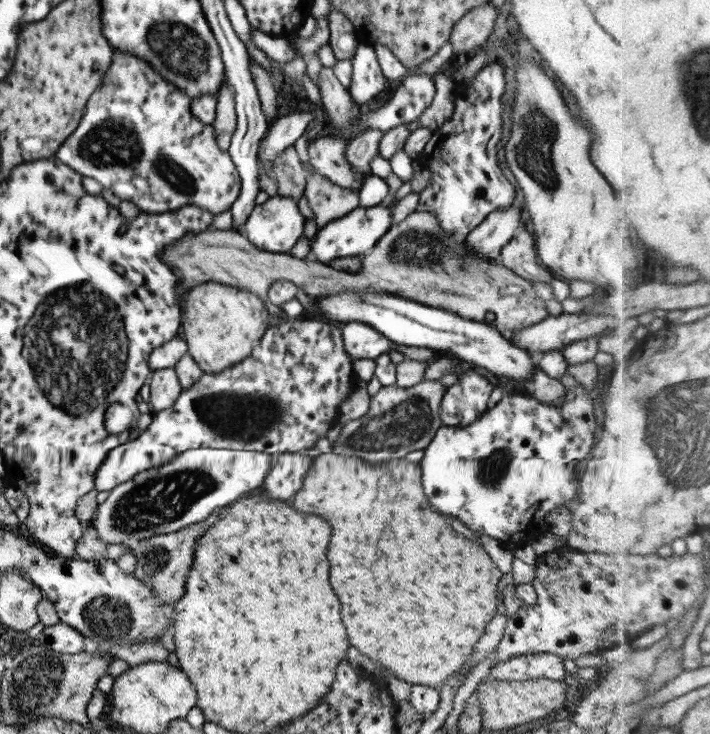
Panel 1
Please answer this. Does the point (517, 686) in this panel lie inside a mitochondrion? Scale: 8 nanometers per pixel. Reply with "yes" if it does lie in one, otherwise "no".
no

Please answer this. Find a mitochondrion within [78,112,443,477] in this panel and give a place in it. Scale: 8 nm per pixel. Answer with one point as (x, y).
(228, 415)

